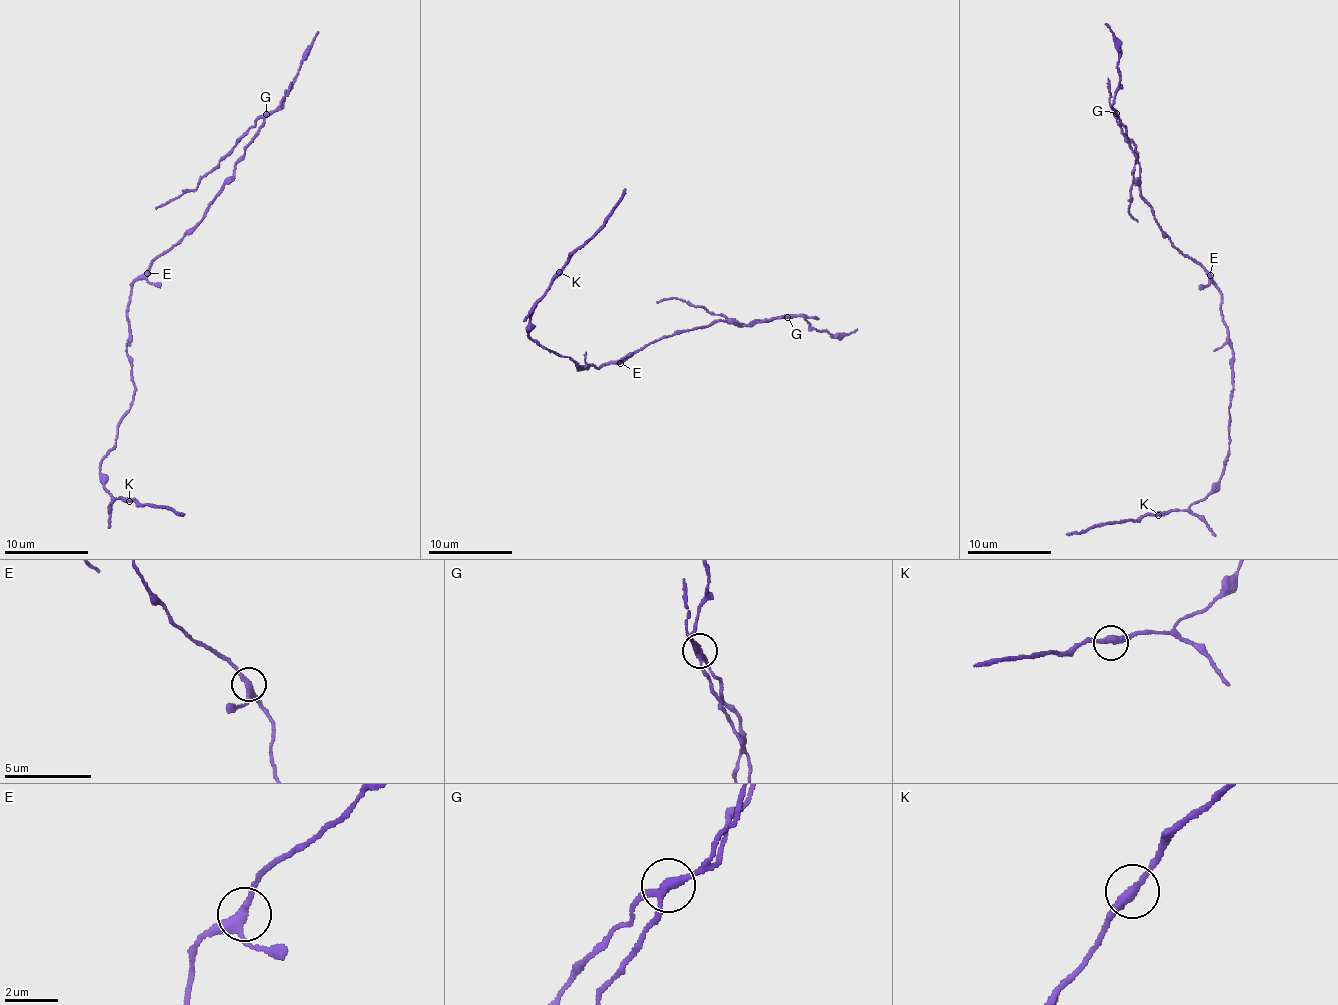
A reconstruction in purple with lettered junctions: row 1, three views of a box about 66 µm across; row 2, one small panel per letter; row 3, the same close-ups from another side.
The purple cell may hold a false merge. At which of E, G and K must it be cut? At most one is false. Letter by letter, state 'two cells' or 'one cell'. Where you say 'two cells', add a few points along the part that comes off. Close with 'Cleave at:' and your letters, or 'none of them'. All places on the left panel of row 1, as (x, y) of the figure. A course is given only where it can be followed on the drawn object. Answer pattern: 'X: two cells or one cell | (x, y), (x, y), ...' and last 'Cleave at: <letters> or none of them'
E: one cell
G: two cells | (266, 115), (194, 190), (185, 190), (156, 209)
K: one cell
Cleave at: G

